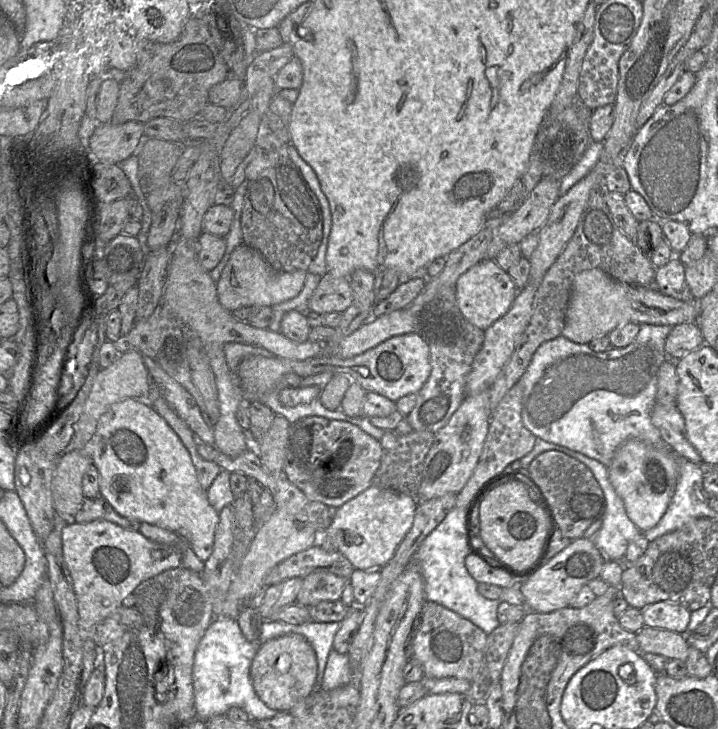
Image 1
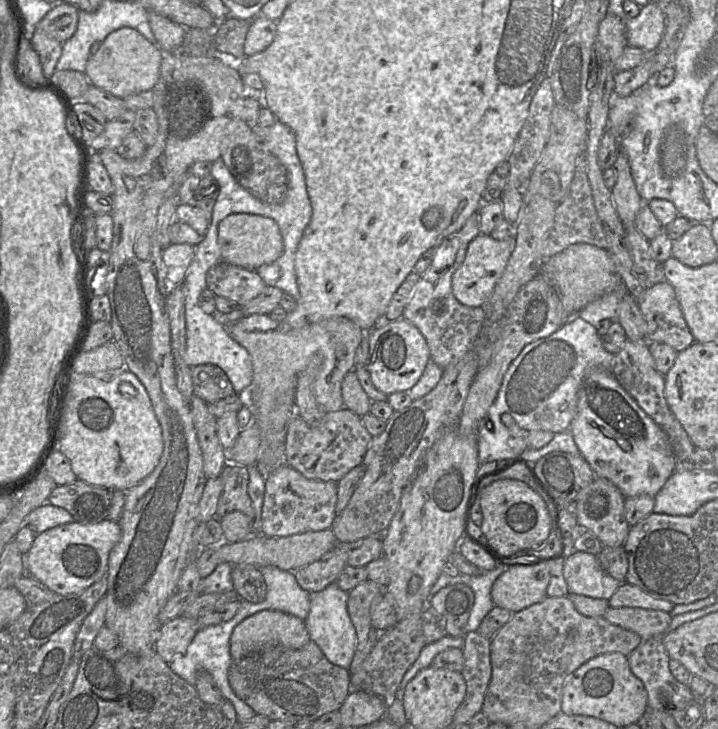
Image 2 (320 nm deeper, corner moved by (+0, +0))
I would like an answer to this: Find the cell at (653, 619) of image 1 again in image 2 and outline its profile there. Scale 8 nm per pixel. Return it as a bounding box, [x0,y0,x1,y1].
[608,583,675,613]

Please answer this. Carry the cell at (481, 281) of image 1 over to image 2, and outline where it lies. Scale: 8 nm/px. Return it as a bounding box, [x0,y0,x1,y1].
[451,233,515,307]

